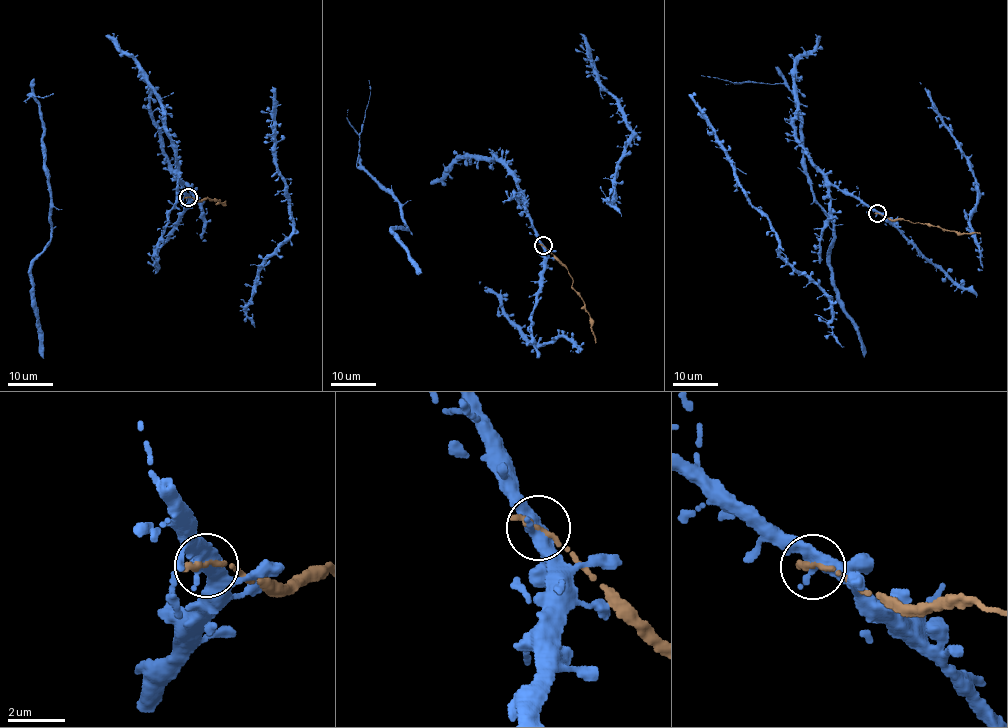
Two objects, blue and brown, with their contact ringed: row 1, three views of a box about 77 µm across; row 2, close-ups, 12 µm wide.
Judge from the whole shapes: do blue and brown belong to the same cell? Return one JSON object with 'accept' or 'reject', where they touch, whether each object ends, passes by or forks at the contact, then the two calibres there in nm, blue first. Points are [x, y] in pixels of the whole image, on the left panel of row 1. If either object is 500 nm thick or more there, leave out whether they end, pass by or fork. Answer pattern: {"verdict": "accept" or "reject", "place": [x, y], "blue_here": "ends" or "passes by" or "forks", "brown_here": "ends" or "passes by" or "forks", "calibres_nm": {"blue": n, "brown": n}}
{"verdict": "accept", "place": [188, 197], "blue_here": "passes by", "brown_here": "ends", "calibres_nm": {"blue": 440, "brown": 280}}

